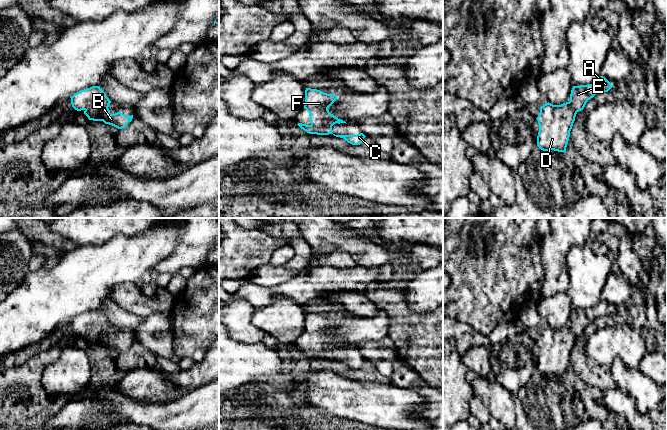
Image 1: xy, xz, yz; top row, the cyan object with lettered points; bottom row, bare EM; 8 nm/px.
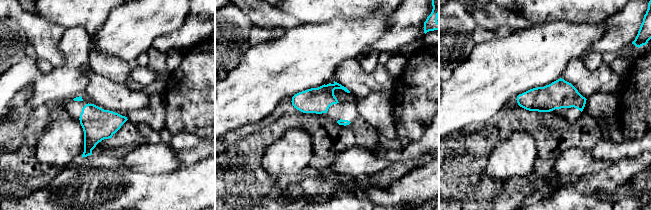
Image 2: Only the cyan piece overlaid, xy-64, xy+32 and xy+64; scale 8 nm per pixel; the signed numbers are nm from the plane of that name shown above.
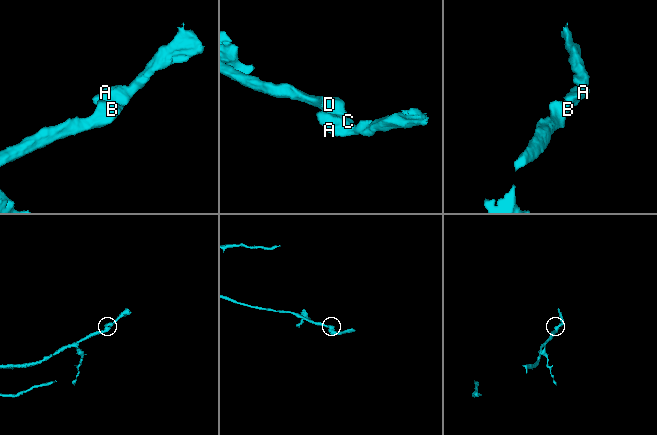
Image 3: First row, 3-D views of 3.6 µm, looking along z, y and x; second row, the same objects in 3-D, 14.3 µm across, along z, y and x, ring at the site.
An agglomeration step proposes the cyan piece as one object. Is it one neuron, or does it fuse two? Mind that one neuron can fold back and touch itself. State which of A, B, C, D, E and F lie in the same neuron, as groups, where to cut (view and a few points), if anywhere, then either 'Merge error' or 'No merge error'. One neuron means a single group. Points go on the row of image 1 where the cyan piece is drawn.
Groups: A B C D E F. No split. No merge error

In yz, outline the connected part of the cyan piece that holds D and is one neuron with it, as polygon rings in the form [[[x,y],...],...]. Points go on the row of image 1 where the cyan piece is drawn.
[[[600,76],[595,83],[573,86],[569,102],[561,105],[548,102],[541,106],[536,118],[539,124],[537,146],[543,151],[566,152],[576,114],[583,110],[596,94],[608,92],[611,88],[611,83]]]

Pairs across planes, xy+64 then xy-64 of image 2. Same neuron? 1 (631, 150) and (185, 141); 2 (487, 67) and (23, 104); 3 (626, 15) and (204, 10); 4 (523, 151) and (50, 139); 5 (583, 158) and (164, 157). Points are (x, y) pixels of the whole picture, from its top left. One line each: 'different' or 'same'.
1: different
2: different
3: same
4: same
5: same

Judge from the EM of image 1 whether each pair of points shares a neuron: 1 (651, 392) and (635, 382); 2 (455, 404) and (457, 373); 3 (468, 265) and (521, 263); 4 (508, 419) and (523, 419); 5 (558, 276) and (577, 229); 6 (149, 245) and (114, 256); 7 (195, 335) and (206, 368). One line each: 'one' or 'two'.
1: one
2: one
3: one
4: two
5: one
6: one
7: two

